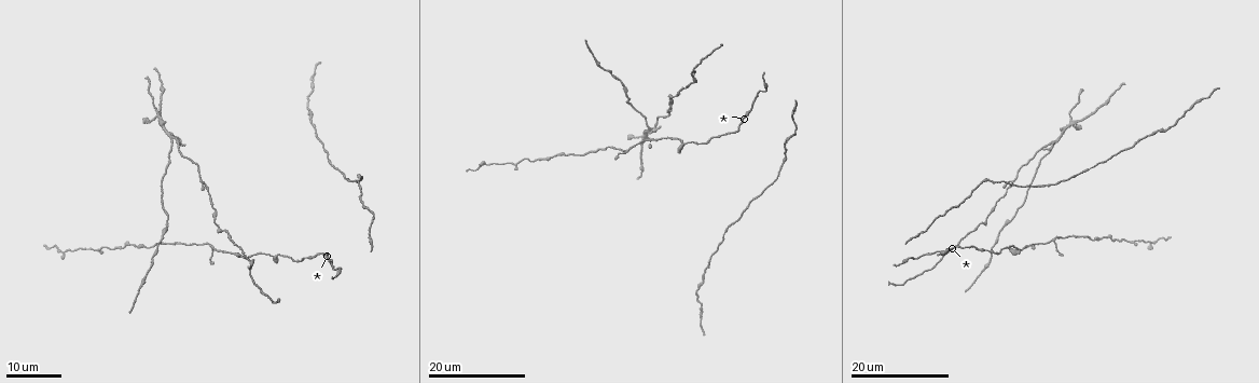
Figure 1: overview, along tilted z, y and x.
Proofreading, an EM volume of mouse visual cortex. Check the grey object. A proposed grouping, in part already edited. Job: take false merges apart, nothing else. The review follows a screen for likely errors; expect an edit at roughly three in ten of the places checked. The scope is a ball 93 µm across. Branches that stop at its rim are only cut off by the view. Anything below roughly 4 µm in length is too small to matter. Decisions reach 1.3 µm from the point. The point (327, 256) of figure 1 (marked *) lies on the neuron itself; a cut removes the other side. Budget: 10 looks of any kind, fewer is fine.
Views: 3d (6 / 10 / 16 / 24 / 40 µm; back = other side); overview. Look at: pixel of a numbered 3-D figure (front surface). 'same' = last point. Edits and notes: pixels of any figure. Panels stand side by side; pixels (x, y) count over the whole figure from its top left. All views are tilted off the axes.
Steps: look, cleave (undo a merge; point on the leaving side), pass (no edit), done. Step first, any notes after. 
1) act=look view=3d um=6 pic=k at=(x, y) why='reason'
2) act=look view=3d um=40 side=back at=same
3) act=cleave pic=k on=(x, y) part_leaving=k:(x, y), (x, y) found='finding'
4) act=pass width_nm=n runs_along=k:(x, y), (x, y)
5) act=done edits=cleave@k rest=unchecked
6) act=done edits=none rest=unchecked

act=look view=3d um=24 pic=1 at=(694, 78) why='three-way junction'

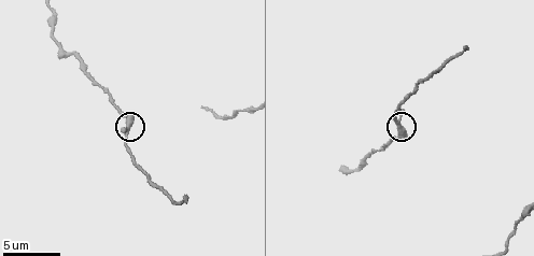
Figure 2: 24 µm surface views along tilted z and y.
act=look view=3d um=10 pic=2 at=(397, 124)

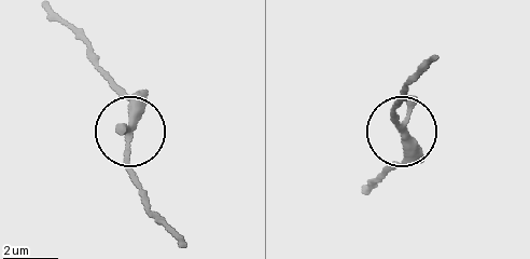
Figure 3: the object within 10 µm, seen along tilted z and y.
act=look view=3d um=6 pic=3 at=(402, 136)

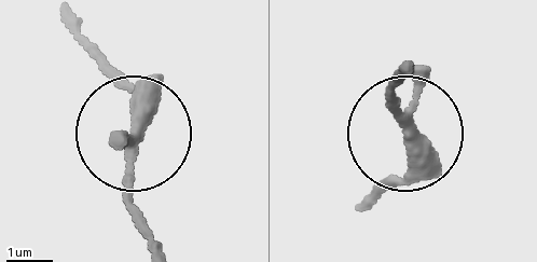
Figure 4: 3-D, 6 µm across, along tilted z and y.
act=pass arms=3 found='one neuron here'

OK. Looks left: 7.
act=look view=3d um=10 pic=2 at=(53, 29) why='sudden change in width'

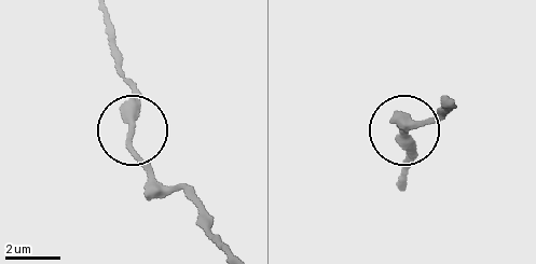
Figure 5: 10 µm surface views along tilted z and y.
act=pass found='one neuron here'

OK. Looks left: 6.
act=look view=3d um=16 pic=1 at=(172, 138) why='four or more arms meet'

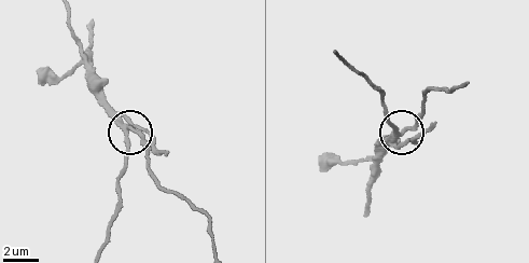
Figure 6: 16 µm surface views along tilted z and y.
act=look view=3d um=10 pic=6 at=(397, 134) why='zoom in'

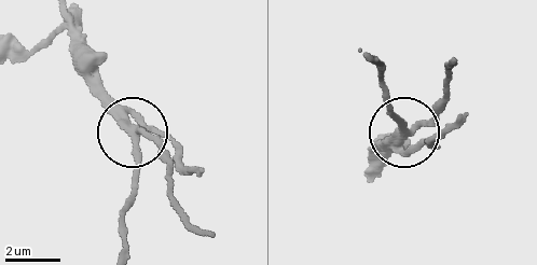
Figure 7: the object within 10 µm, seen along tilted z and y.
act=pass side_arm_um=21 arms=4 found='continuous, no second neuron'

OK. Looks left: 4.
act=look view=3d um=24 pic=1 at=(157, 114) why='looks like a crossing'

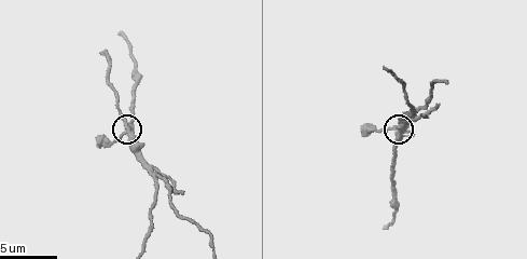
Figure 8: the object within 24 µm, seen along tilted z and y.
act=look view=3d um=6 pic=8 at=(398, 131)

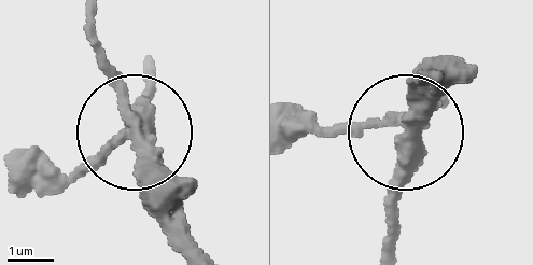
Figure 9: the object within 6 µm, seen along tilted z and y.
act=look view=3d um=6 side=back pic=9 at=(400, 136) why='from behind'

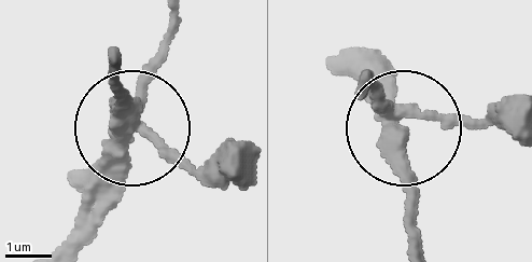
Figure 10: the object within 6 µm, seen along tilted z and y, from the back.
act=pass runs_along=10:(70, 246), (108, 198), (136, 129), (225, 189) found='continuous, no second neuron'

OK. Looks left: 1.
act=done edits=none rest=unchecked

